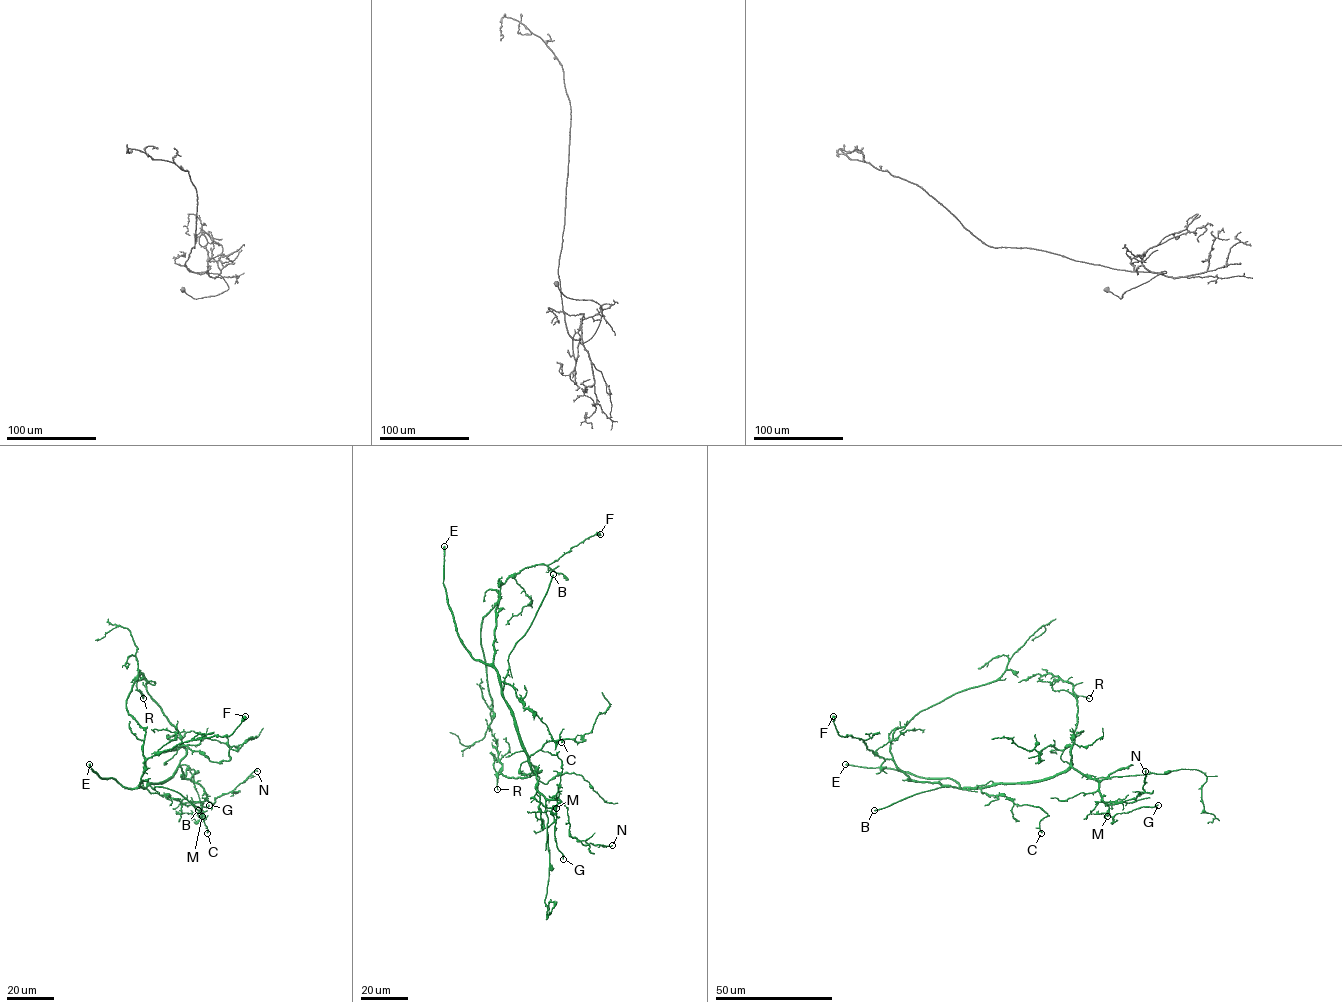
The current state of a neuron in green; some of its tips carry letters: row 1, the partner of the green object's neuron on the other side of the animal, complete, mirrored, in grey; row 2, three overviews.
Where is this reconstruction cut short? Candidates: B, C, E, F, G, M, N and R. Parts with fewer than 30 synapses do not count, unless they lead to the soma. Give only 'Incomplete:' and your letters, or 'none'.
Incomplete: B, E

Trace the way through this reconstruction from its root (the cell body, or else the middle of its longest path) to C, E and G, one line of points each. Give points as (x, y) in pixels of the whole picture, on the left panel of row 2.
C: (139, 787), (198, 806), (207, 833)
E: (139, 787), (126, 788), (115, 779), (102, 778), (89, 764)
G: (139, 787), (168, 779), (179, 766), (182, 776), (197, 782), (206, 794), (201, 816), (200, 808), (209, 805)

